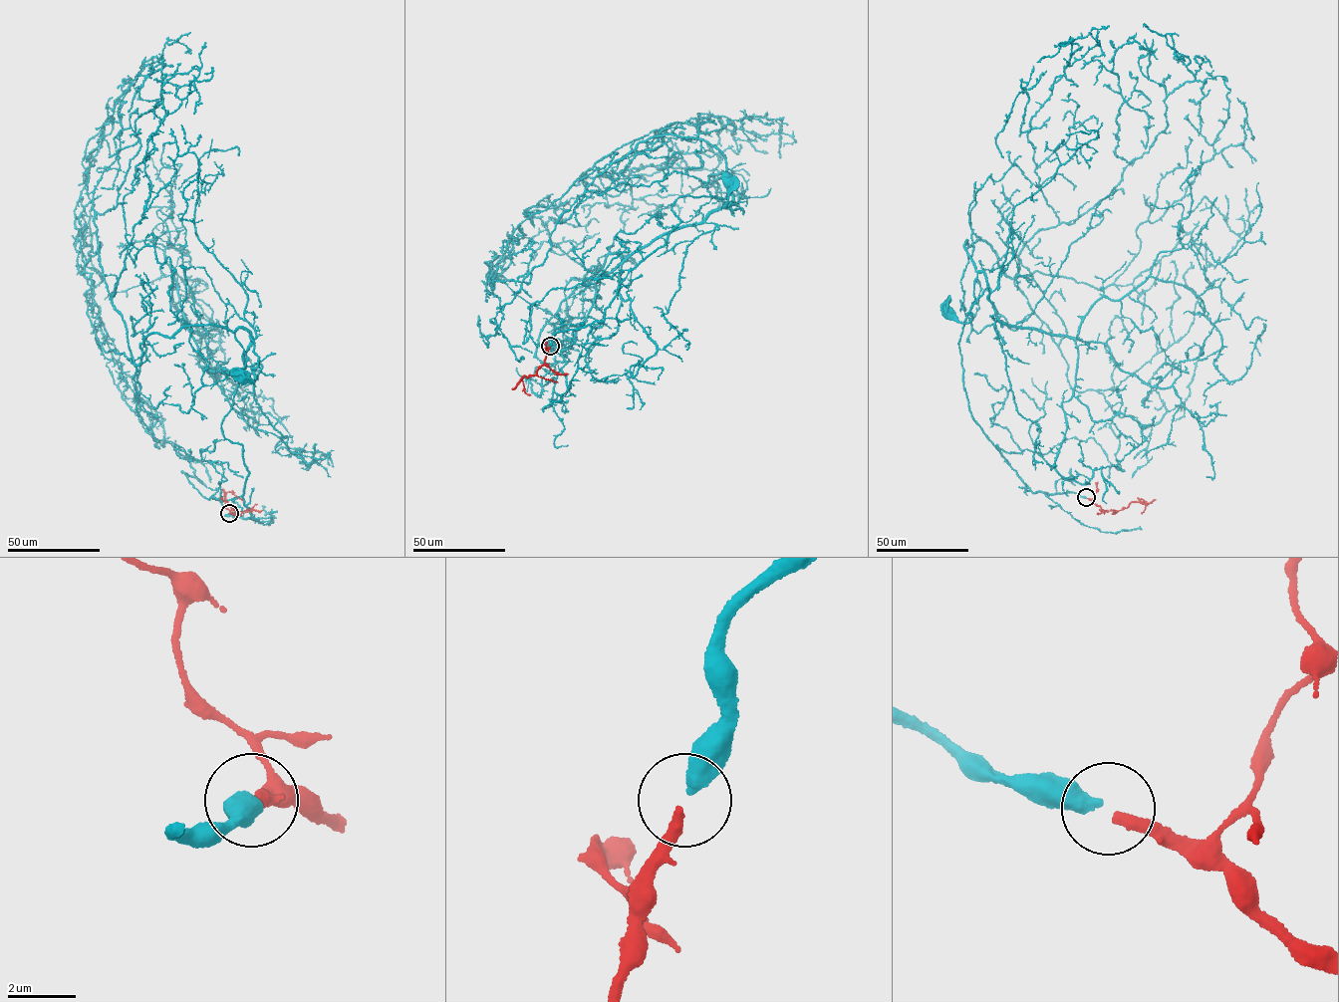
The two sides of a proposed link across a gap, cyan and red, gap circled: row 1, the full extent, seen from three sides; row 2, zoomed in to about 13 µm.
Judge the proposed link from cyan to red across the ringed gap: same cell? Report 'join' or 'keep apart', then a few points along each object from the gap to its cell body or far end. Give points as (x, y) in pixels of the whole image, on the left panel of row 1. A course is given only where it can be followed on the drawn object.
join; course cyan (229, 513), (257, 519), (242, 445), (221, 422), (246, 362), (240, 327), (258, 359), (243, 379); course red (230, 514), (237, 516), (225, 501), (226, 493), (230, 491), (243, 499)

